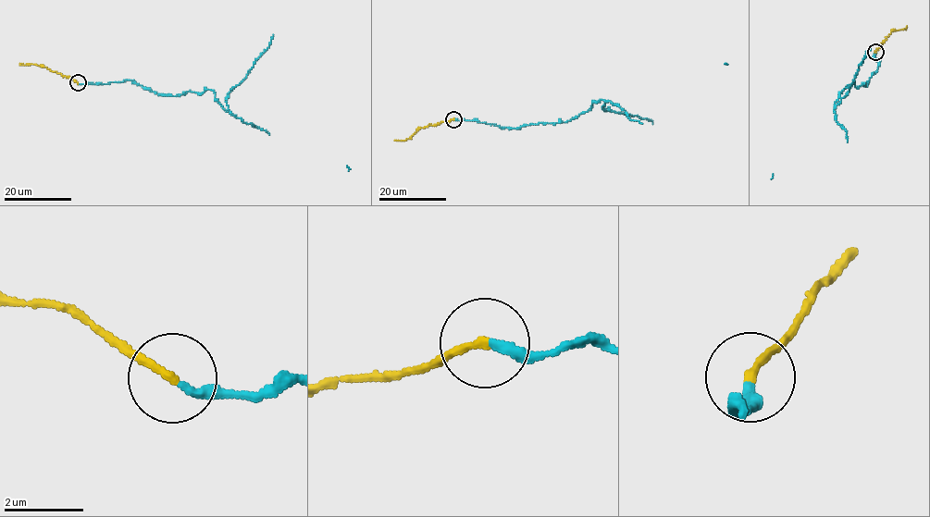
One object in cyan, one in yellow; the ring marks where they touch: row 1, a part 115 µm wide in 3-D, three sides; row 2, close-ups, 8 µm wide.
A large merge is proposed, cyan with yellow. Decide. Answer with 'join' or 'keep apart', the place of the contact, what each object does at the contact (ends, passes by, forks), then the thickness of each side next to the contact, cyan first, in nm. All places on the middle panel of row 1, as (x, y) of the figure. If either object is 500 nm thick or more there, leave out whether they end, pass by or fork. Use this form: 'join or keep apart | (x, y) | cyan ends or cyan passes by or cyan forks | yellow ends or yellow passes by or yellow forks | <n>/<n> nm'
join | (453, 119) | cyan ends | yellow ends | 240/200 nm

